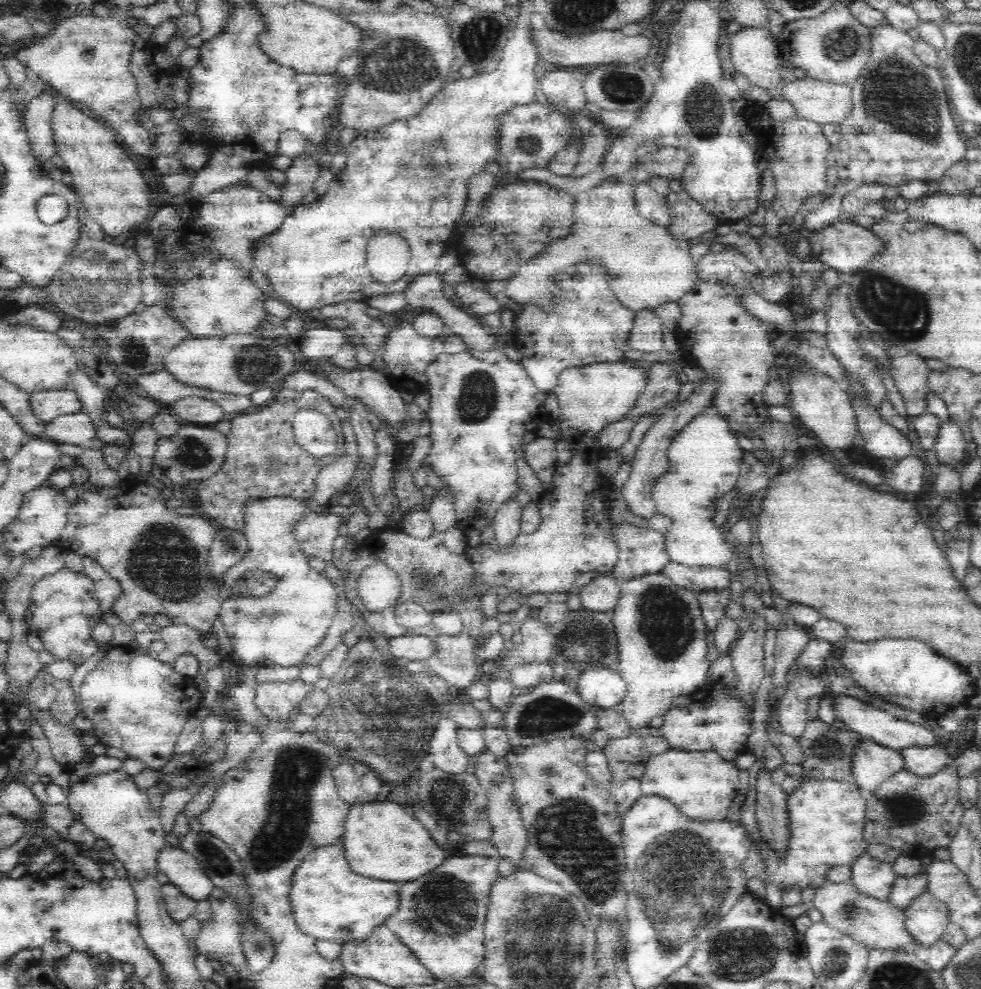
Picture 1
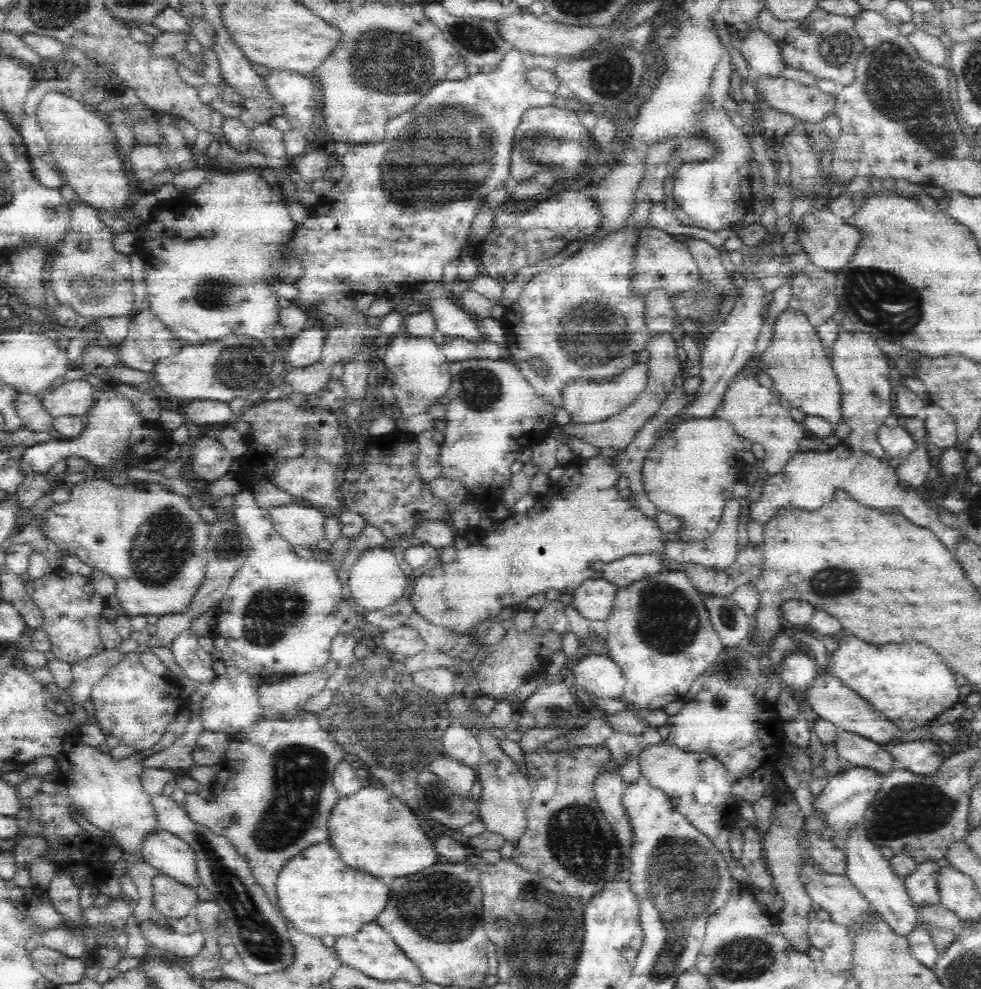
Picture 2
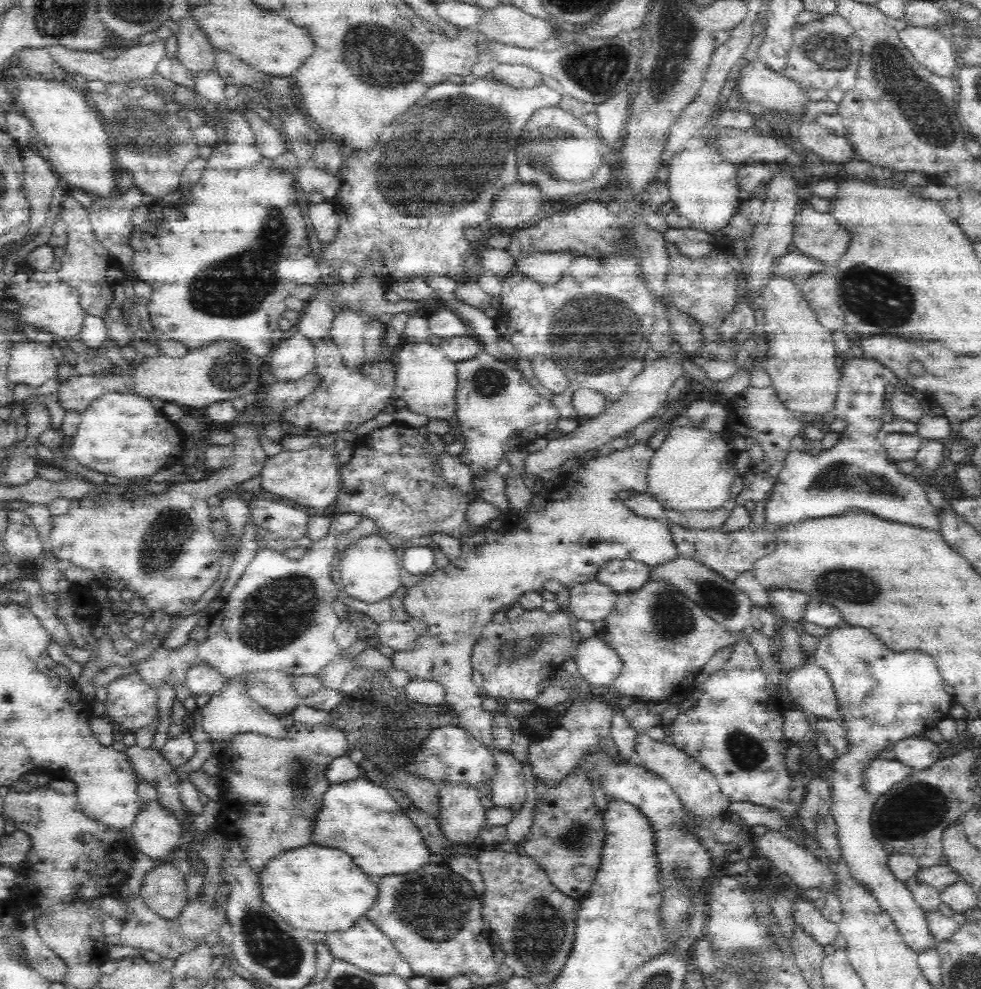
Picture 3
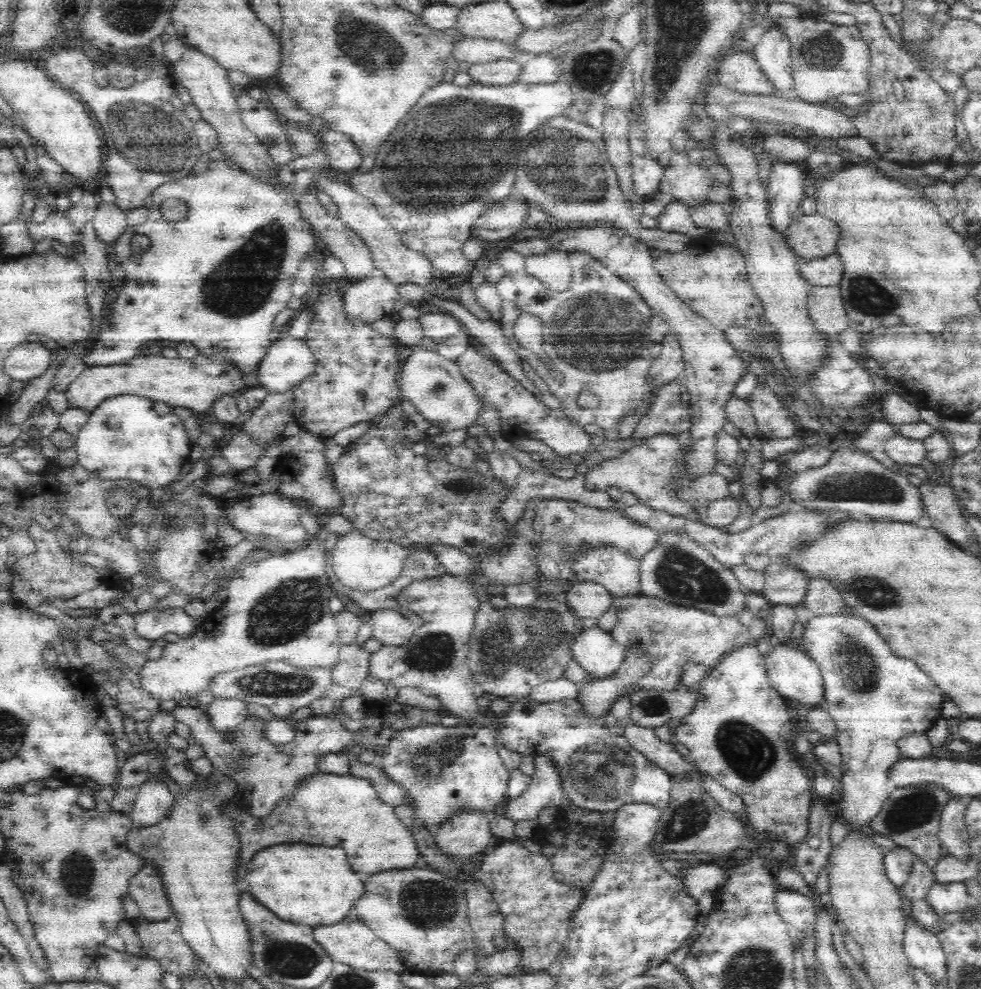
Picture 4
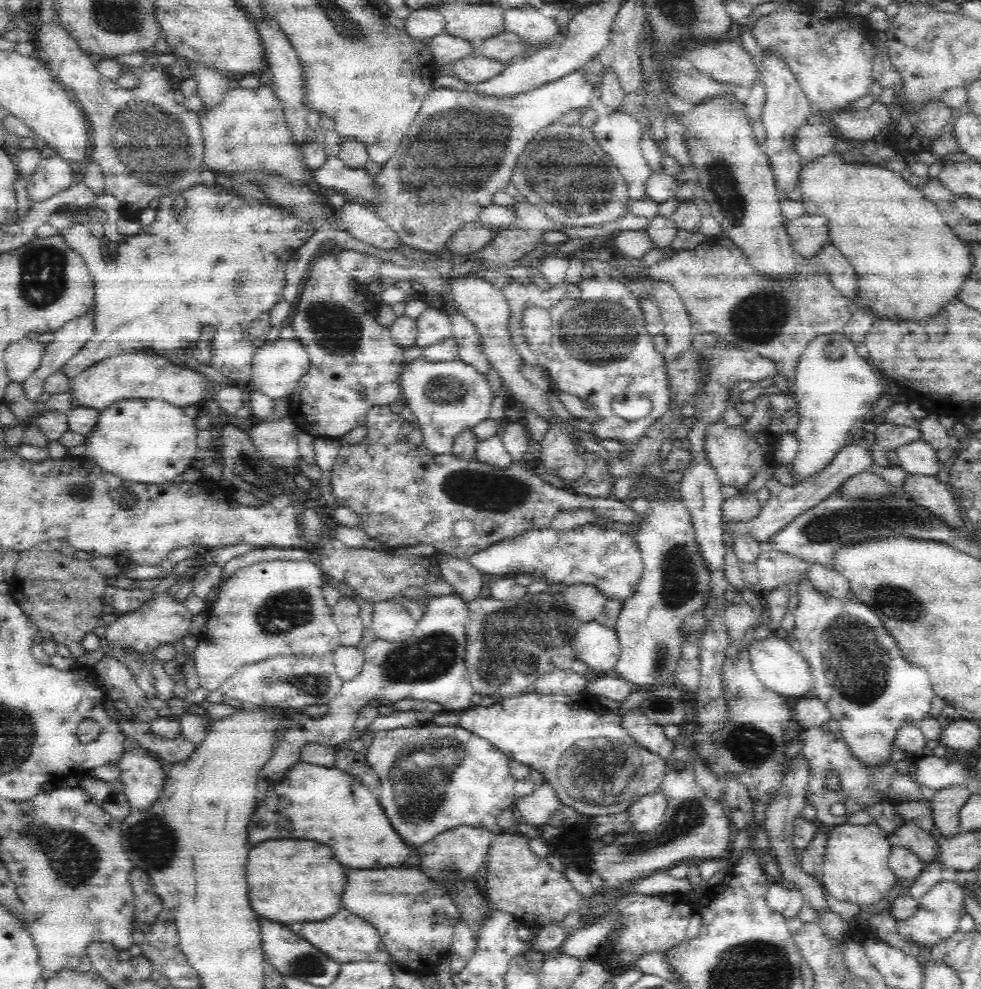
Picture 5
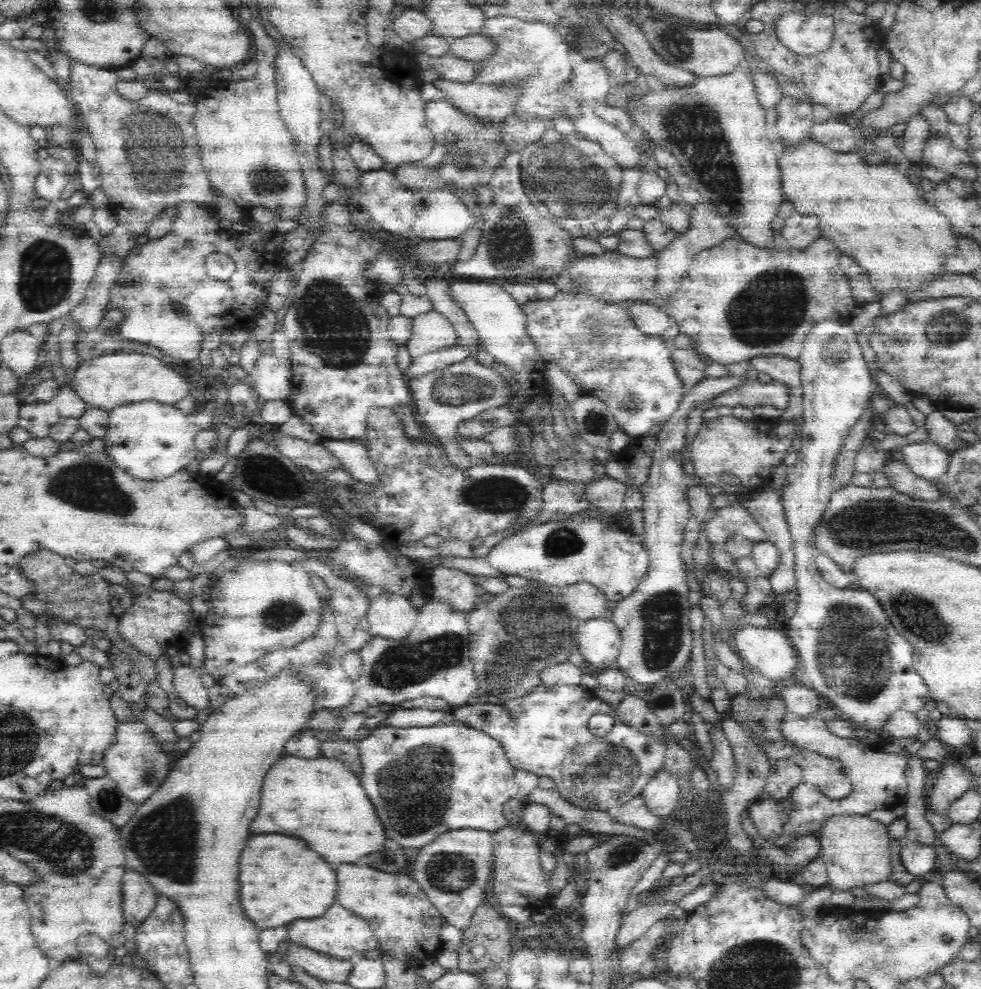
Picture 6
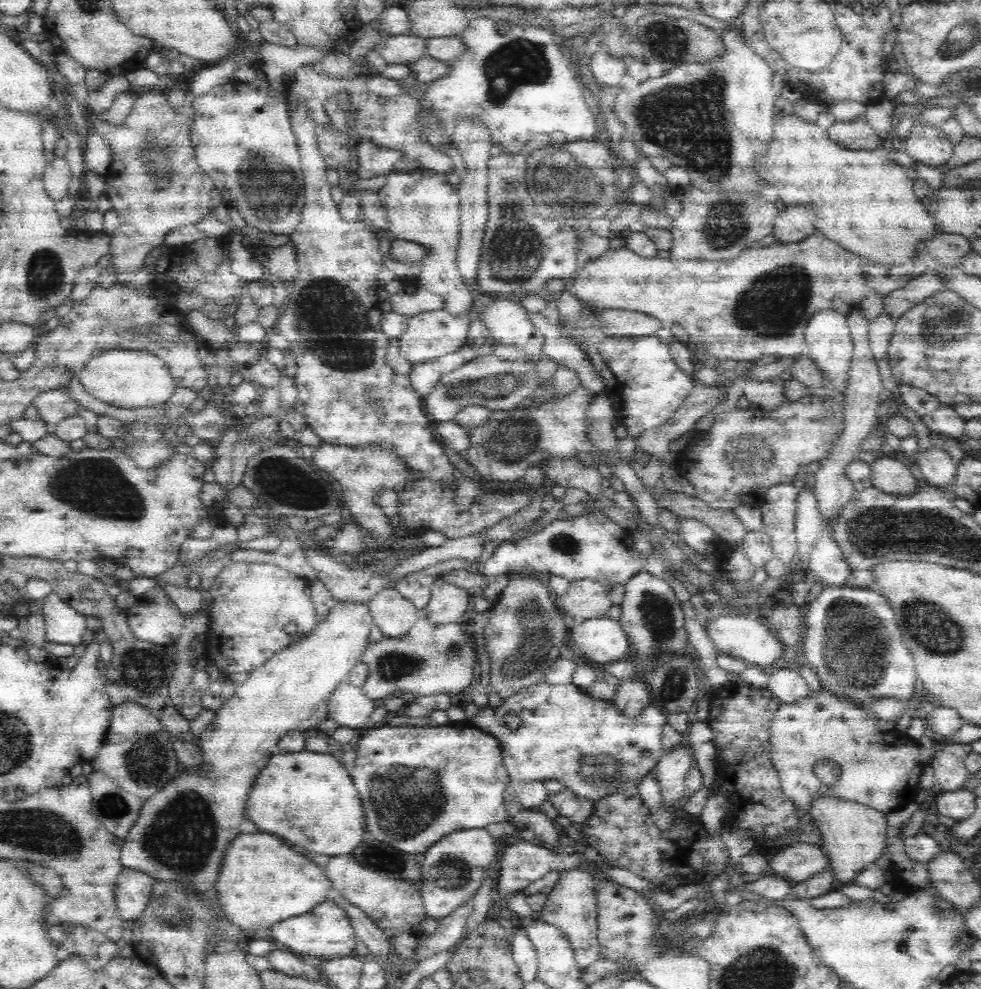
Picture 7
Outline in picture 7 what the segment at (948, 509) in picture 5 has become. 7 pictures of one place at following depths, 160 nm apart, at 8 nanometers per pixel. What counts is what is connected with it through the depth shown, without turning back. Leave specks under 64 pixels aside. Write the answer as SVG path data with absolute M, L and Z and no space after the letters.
M882 457L869 464L870 482L875 490L890 495L906 496L918 489L910 469L898 459Z

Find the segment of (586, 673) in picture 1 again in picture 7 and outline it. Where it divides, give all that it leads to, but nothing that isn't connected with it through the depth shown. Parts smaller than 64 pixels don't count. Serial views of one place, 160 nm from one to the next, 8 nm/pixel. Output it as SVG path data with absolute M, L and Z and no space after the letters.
M607 616L575 624L568 637L584 656L598 664L610 664L629 654L629 640L620 621Z

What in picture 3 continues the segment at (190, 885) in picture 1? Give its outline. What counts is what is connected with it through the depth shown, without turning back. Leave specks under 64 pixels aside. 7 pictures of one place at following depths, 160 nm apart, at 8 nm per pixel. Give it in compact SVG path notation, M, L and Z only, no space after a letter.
M156 799L142 805L142 810L136 814L136 820L132 823L130 831L133 833L133 838L139 847L138 852L167 864L167 862L170 862L170 860L166 860L168 854L178 852L181 839L185 837L183 827L180 821L178 821L177 814L170 808L167 808L167 806L163 806Z

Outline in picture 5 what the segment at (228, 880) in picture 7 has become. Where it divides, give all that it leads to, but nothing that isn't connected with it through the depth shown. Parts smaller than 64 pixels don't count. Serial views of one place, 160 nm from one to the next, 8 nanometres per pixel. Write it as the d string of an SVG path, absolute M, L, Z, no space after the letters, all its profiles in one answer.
M264 840L250 848L247 860L247 889L252 909L259 919L283 925L328 920L338 912L346 884L342 866L312 840Z

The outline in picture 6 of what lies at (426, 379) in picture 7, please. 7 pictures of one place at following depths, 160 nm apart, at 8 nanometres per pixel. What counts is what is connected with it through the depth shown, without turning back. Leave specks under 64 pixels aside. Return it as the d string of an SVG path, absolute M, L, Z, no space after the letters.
M454 345L417 358L412 358L412 365L405 372L408 380L420 379L432 372L443 370L448 366L463 362L469 352L462 345Z

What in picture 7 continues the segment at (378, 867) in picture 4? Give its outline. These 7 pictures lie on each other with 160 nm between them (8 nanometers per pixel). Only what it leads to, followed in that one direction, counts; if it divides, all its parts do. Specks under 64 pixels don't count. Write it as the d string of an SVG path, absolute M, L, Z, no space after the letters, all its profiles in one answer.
M276 752L268 760L268 764L260 769L254 784L248 792L246 812L248 820L252 820L258 828L278 834L302 848L314 850L318 854L338 856L344 852L352 852L362 842L362 806L358 800L358 792L352 777L350 767L343 766L329 754L308 752Z

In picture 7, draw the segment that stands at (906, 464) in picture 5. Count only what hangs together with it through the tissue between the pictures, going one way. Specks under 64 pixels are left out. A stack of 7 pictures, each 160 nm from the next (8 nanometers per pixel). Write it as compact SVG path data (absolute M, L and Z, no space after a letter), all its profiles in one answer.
M930 447L917 452L916 464L920 476L933 487L947 488L954 479L957 466L942 447Z

